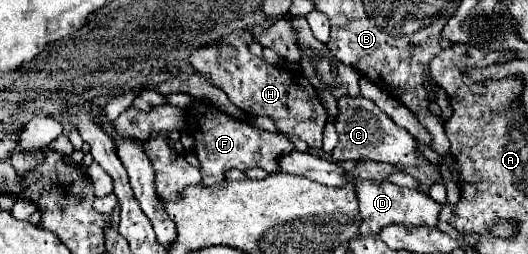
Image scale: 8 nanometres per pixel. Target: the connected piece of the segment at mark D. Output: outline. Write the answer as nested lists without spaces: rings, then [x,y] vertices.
[[[356,181],[356,193],[358,193],[358,203],[360,203],[360,213],[362,213],[362,225],[360,225],[360,235],[376,235],[382,227],[388,225],[406,225],[406,227],[436,227],[438,225],[438,215],[442,209],[442,203],[436,203],[430,199],[426,193],[408,189],[408,187],[398,187],[390,181],[376,183],[376,181]]]

